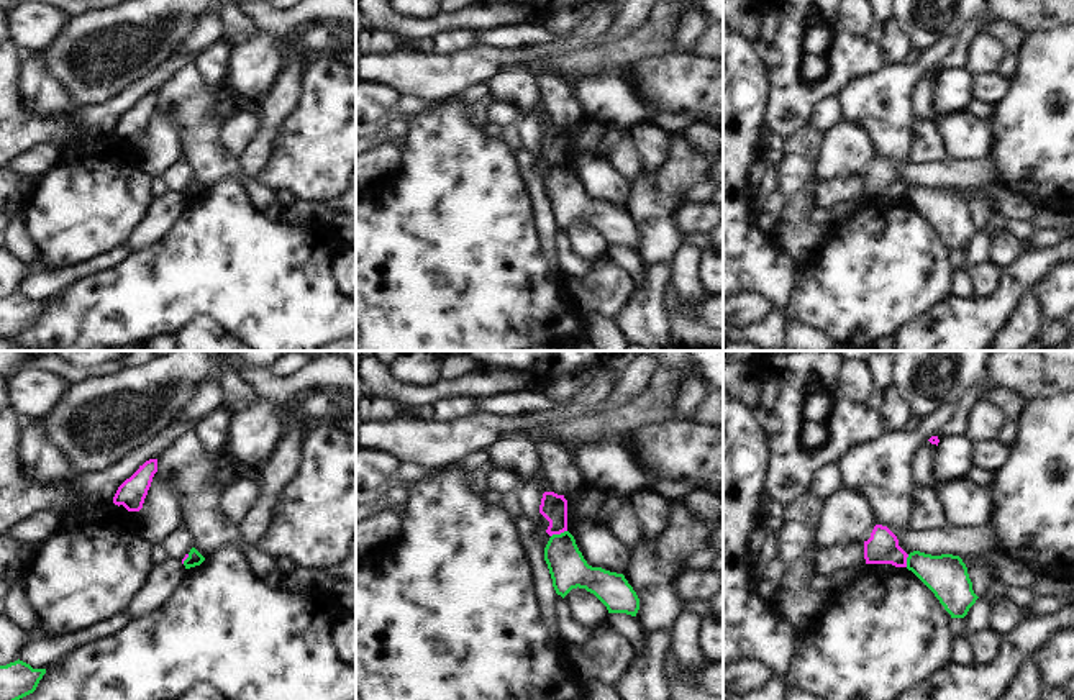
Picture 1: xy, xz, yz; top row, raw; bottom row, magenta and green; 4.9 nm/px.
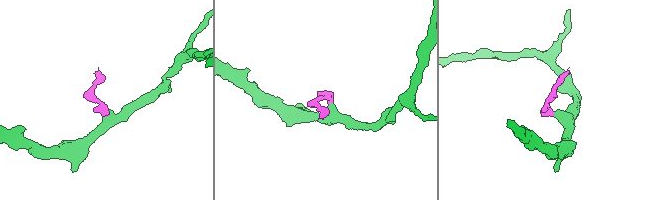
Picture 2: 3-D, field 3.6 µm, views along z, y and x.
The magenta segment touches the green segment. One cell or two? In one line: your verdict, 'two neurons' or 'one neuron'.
two neurons

